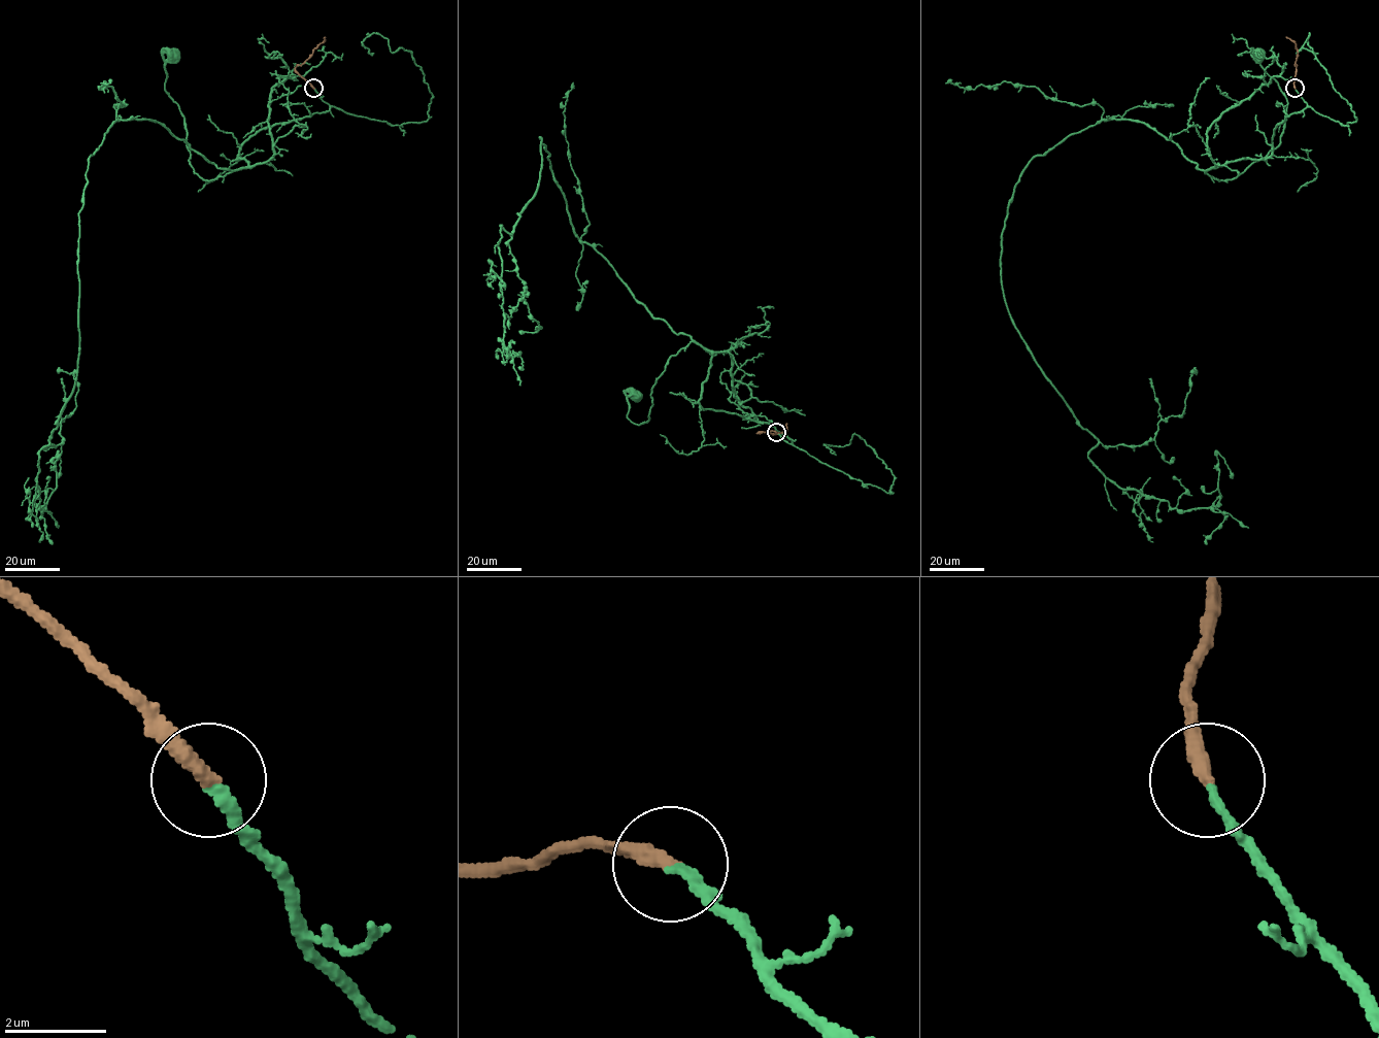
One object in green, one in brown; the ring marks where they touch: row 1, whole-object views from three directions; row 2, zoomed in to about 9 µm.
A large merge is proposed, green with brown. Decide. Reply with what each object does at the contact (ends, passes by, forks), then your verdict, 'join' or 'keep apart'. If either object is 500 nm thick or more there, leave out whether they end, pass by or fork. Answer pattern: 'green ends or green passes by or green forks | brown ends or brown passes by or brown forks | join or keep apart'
green ends | brown ends | join

